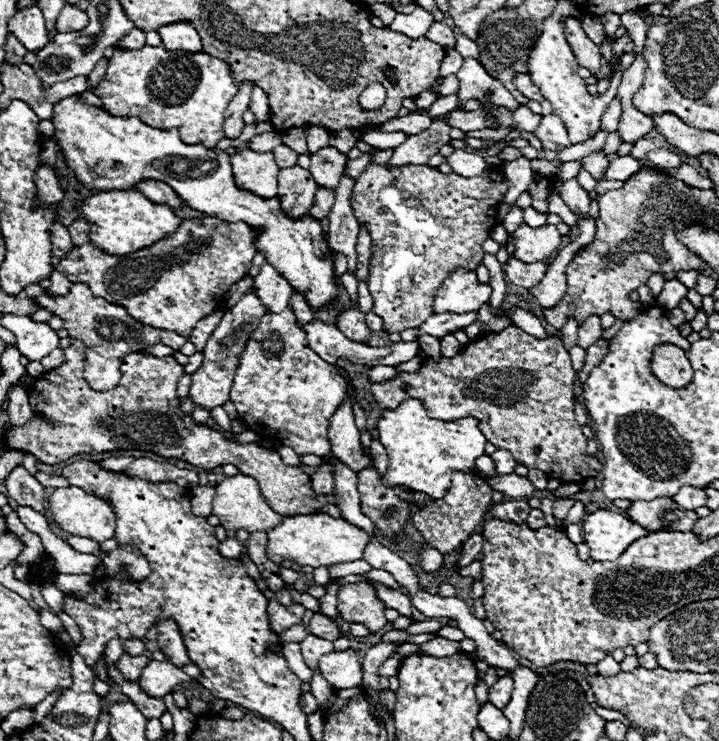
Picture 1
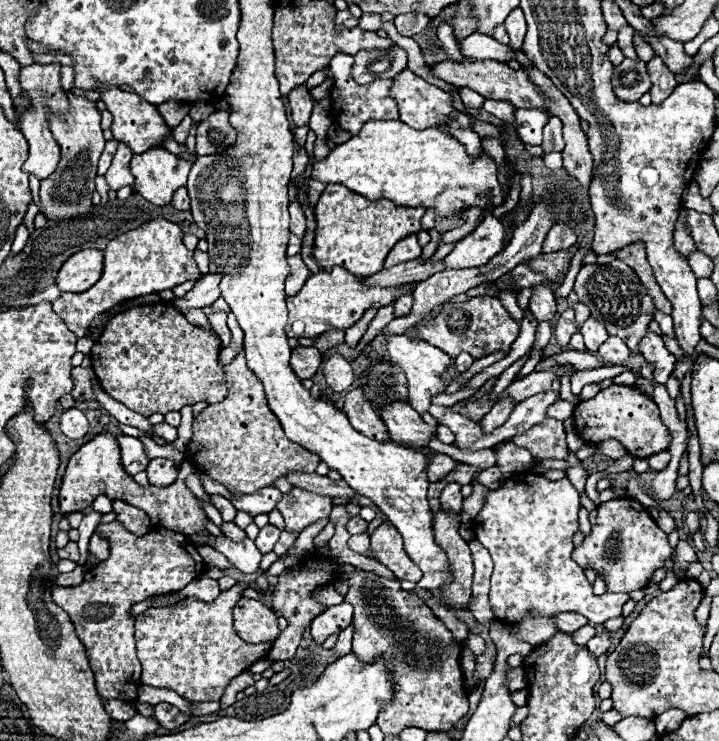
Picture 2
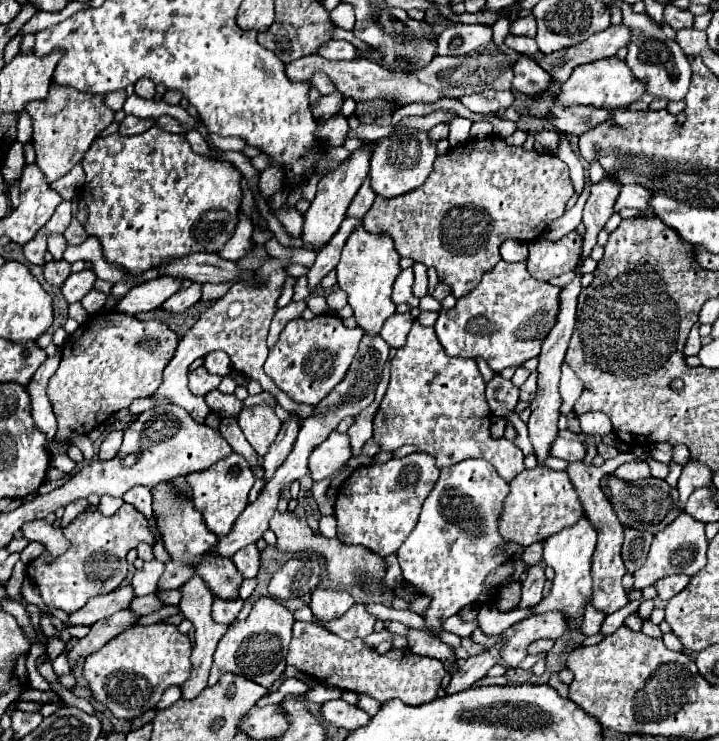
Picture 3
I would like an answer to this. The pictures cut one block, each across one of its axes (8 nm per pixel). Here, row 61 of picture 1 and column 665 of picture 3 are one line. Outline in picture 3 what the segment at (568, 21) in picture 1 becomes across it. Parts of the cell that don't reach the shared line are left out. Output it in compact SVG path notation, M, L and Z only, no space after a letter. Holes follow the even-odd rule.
M674 574L674 576L668 576L668 578L660 578L654 588L658 592L658 598L662 600L670 600L672 596L676 596L686 584L688 584L688 576L686 574Z

